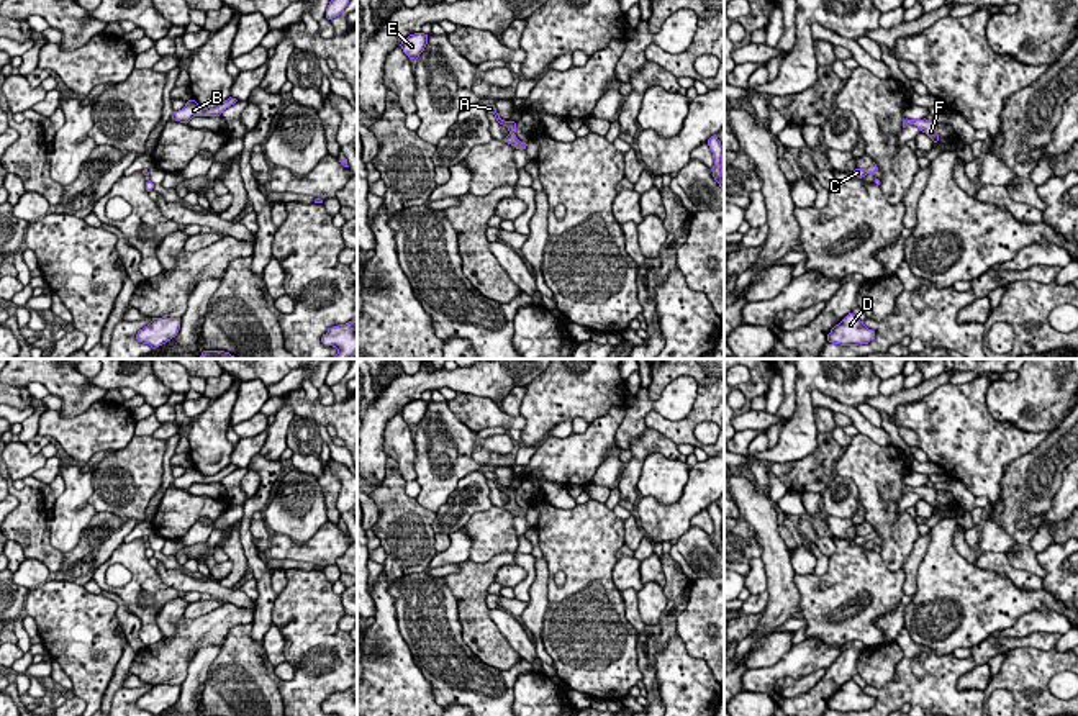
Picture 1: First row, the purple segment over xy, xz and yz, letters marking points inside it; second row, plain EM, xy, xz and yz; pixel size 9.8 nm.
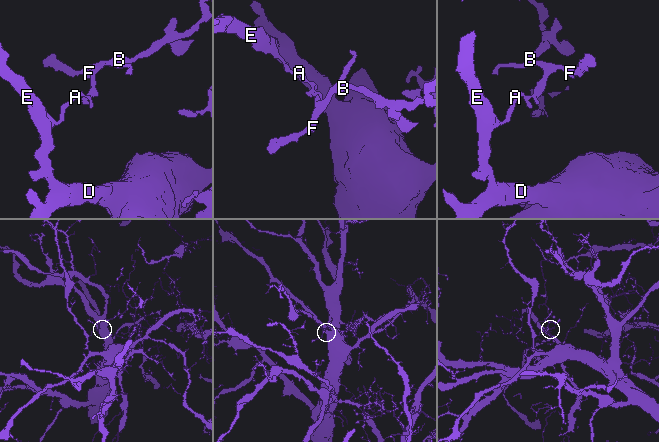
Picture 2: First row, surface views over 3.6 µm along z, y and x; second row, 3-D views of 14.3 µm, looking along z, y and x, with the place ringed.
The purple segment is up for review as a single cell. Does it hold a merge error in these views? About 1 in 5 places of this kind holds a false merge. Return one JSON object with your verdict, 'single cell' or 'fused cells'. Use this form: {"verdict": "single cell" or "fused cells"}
{"verdict": "single cell"}

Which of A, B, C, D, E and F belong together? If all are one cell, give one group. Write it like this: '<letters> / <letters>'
A B C D E F

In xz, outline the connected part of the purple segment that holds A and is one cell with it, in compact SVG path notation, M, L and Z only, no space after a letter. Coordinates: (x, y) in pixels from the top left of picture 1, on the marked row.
M485 105L485 110L487 110L488 113L493 113L495 118L496 118L496 121L498 121L500 125L503 125L503 126L508 128L510 134L503 139L505 143L508 143L508 144L514 143L514 144L516 144L516 149L526 149L528 144L521 143L521 141L516 138L516 134L514 134L514 133L516 133L516 123L514 123L514 121L505 121L505 120L501 120L500 115L496 113L495 105Z

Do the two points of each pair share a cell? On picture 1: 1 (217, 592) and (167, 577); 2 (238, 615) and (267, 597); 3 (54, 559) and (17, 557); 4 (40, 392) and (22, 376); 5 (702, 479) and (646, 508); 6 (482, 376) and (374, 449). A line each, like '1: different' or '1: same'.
1: same
2: different
3: different
4: different
5: same
6: same

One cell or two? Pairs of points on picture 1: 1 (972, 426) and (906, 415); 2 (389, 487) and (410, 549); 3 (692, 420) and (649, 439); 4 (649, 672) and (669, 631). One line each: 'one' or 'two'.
1: one
2: one
3: two
4: one

